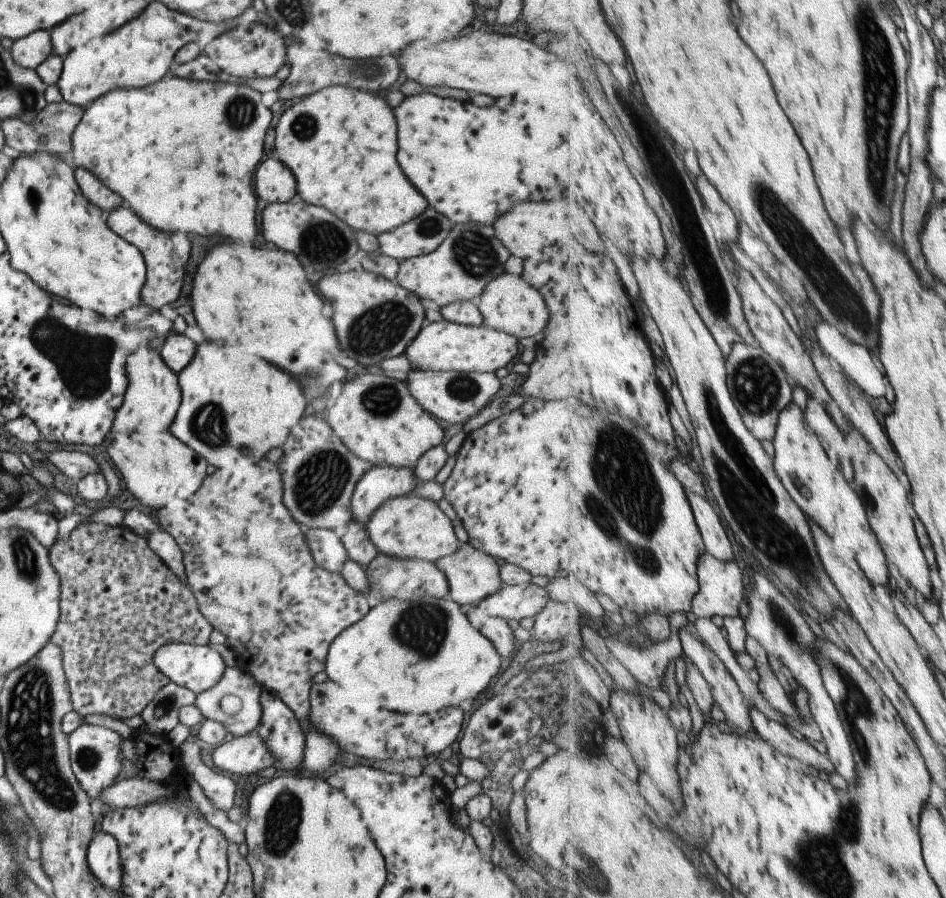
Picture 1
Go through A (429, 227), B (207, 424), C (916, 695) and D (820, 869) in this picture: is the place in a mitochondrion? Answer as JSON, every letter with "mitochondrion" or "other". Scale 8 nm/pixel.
{"A":"mitochondrion","B":"mitochondrion","C":"other","D":"mitochondrion"}

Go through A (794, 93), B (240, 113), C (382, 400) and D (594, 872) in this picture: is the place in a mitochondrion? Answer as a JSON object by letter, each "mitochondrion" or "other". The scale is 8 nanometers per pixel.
{"A":"other","B":"mitochondrion","C":"mitochondrion","D":"mitochondrion"}

